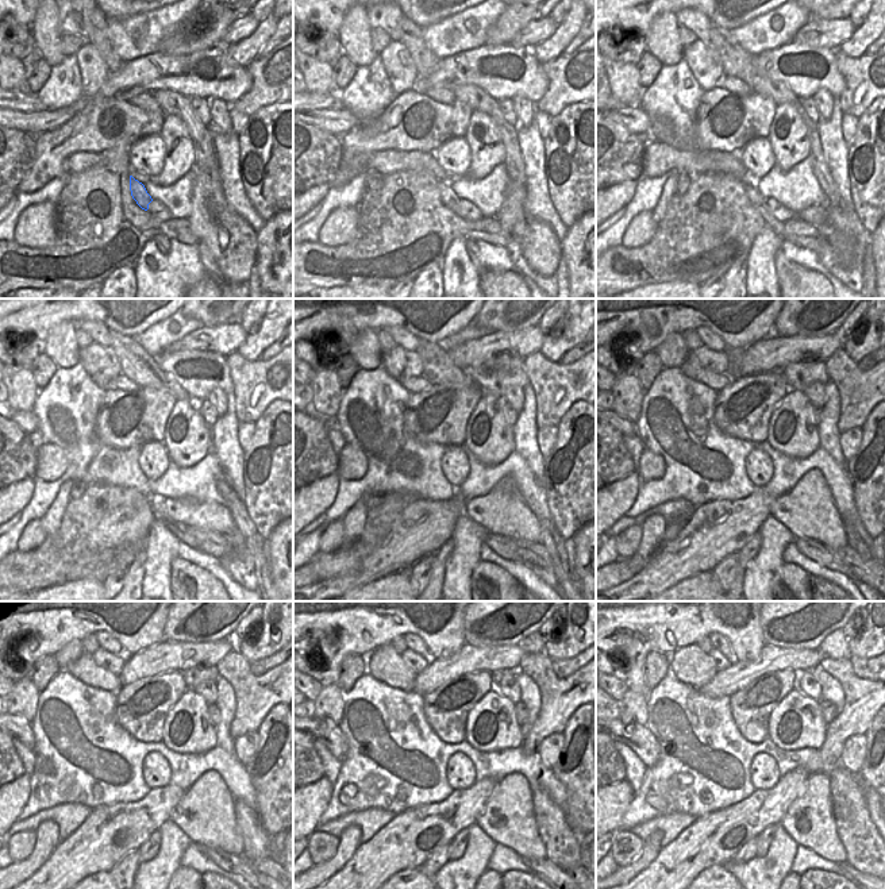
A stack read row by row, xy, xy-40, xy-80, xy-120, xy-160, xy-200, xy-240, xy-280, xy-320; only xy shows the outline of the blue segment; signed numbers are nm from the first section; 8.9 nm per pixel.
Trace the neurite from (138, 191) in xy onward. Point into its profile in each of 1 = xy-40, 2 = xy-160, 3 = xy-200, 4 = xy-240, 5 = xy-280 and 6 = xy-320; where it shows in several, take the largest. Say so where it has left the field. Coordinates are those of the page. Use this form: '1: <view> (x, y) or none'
1: xy-40 (447, 196)
2: xy-160 (506, 547)
3: xy-200 (814, 550)
4: xy-240 (233, 864)
5: xy-280 (558, 876)
6: xy-320 (857, 876)

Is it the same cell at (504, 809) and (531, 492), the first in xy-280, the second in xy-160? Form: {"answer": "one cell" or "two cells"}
{"answer": "two cells"}

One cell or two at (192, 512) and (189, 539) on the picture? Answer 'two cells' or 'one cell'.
two cells

